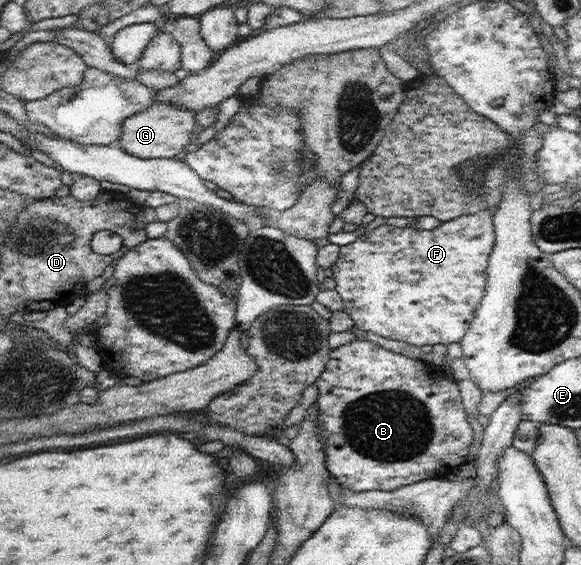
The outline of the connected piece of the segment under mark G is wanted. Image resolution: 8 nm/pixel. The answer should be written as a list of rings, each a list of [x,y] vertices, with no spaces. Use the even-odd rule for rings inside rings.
[[[152,103],[148,108],[123,120],[118,145],[137,158],[178,158],[183,156],[186,144],[195,140],[195,134],[195,111],[168,103]]]

